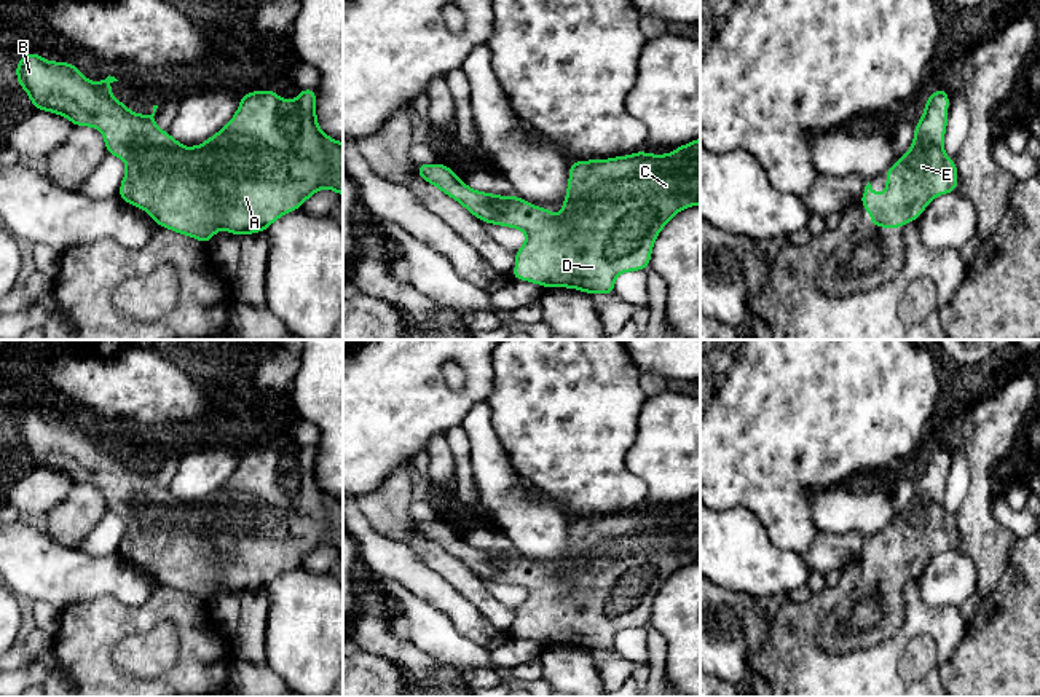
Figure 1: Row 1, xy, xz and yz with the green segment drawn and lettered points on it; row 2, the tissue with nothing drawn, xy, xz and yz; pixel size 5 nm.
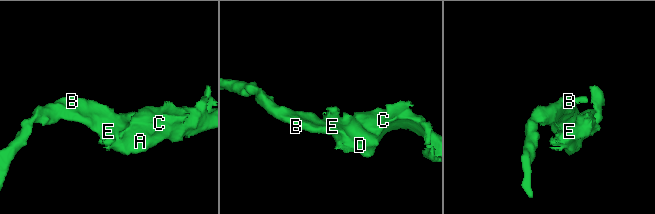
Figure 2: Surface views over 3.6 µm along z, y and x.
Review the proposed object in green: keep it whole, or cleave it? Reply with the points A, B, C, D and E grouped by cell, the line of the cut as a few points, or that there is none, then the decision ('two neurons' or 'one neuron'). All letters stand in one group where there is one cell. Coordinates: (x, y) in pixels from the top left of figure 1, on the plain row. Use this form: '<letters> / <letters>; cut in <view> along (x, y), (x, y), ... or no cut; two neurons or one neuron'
A B C D E; no cut; one neuron

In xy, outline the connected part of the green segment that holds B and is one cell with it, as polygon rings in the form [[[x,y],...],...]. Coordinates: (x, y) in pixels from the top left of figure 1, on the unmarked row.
[[[26,410],[24,415],[19,418],[16,424],[16,434],[19,442],[26,447],[30,458],[33,459],[35,467],[48,467],[54,469],[57,472],[67,474],[75,483],[94,483],[97,485],[105,496],[107,509],[108,512],[118,514],[128,520],[126,531],[121,539],[120,549],[116,550],[121,557],[126,560],[137,563],[140,566],[145,566],[153,577],[164,585],[169,585],[172,589],[193,593],[199,597],[201,600],[207,601],[214,590],[217,587],[228,587],[233,592],[244,593],[247,590],[260,590],[265,589],[276,576],[281,573],[300,566],[300,563],[317,547],[321,545],[330,545],[335,547],[343,553],[343,501],[338,498],[330,496],[325,493],[319,485],[316,478],[316,445],[303,447],[298,450],[297,456],[293,459],[286,459],[281,453],[278,453],[273,448],[263,447],[263,448],[252,448],[249,451],[244,451],[241,455],[241,461],[231,478],[217,491],[214,491],[211,496],[207,496],[203,502],[193,504],[185,502],[180,499],[175,499],[167,488],[160,488],[155,482],[155,469],[158,463],[153,463],[153,471],[142,474],[134,471],[132,467],[126,466],[115,453],[108,450],[108,443],[113,439],[118,439],[115,434],[107,434],[105,437],[99,440],[91,440],[86,437],[80,427],[69,419],[49,419],[43,415],[40,415],[37,410]]]

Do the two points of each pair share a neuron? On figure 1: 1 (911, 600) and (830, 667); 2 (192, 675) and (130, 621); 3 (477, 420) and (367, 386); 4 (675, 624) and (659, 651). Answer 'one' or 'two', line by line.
1: one
2: one
3: two
4: two

